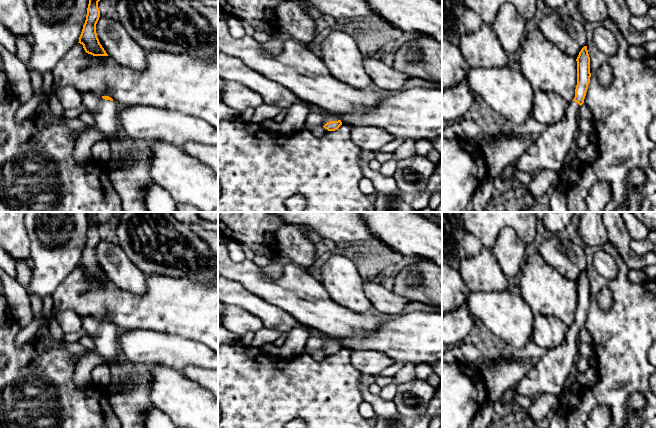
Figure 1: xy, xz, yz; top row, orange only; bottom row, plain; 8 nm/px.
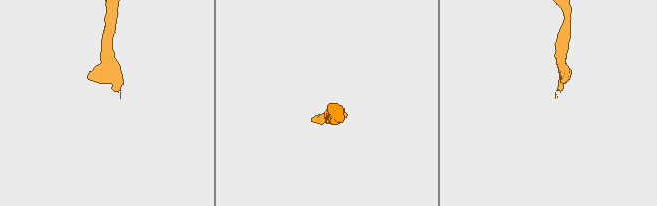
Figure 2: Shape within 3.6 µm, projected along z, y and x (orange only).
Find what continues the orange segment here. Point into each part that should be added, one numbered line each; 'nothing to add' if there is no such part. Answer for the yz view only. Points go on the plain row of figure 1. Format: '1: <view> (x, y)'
1: yz (550, 374)

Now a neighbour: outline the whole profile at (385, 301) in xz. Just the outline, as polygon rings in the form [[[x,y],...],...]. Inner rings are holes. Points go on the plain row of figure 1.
[[[364,279],[363,288],[368,300],[379,312],[394,316],[406,312],[406,305],[410,300],[384,288],[382,284]]]

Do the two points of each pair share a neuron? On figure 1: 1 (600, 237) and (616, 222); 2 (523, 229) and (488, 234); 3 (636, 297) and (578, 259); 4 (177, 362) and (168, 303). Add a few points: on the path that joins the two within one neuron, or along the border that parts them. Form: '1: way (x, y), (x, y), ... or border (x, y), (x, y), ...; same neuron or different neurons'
1: border (602, 222), (608, 241); different neurons
2: way (514, 222), (500, 222), (497, 225); same neuron
3: border (583, 247), (586, 269); different neurons
4: border (150, 329), (180, 335), (196, 341); different neurons

